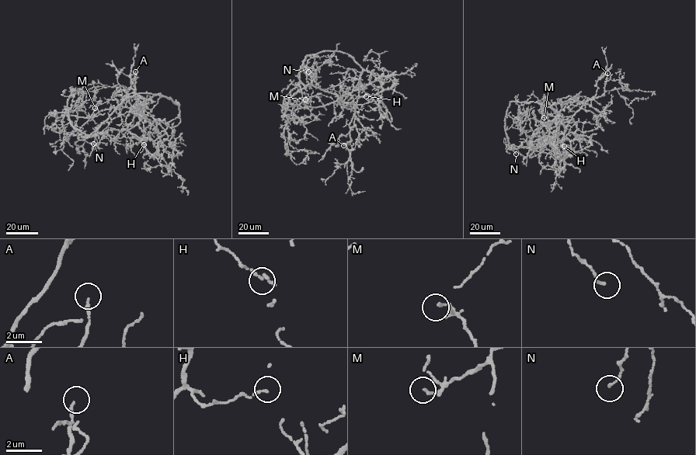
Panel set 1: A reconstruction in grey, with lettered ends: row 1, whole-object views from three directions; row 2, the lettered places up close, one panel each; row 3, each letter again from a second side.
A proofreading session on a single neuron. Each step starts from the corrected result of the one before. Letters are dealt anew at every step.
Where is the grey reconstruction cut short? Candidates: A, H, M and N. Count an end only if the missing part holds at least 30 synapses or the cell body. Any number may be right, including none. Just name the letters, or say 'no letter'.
A

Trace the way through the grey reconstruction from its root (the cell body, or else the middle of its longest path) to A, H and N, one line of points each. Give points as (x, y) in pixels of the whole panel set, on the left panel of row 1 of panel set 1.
A: (109, 130), (128, 130), (142, 116), (143, 107), (134, 95), (135, 71)
H: (109, 130), (128, 130), (144, 144)
N: (109, 130), (91, 137), (95, 136), (93, 144)

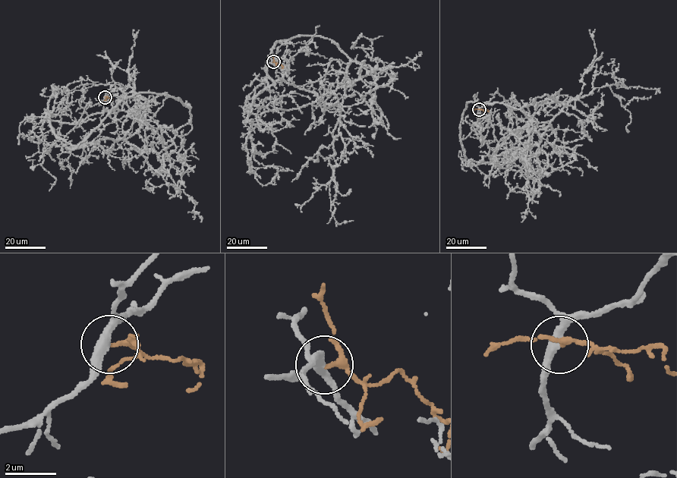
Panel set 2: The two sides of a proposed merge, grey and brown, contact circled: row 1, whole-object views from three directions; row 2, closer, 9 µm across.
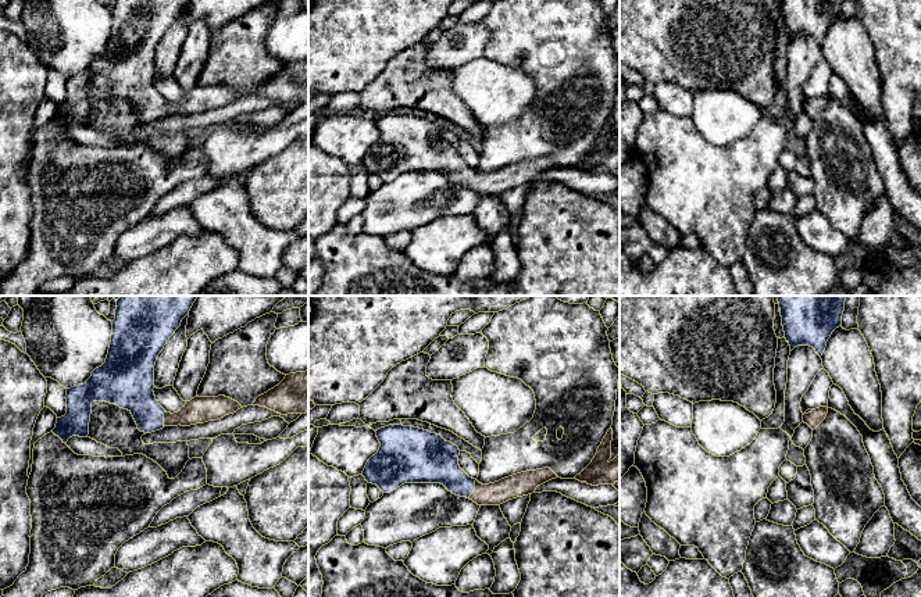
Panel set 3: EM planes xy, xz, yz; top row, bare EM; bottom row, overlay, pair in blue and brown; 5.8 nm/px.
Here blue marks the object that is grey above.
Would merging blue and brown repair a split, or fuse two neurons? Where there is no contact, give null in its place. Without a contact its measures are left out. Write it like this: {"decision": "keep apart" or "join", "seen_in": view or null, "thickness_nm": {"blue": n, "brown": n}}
{"decision": "join", "seen_in": "xz", "thickness_nm": {"blue": 220, "brown": 130}}

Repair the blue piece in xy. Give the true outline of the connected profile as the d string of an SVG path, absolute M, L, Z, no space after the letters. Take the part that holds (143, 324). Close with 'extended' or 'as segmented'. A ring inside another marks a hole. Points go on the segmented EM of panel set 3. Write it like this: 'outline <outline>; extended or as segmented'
outline M121 296L106 362L85 385L67 389L67 414L51 430L67 444L72 436L88 437L93 401L128 410L140 432L164 426L190 426L217 421L243 408L225 397L194 397L178 411L167 412L154 396L158 354L199 296Z; extended

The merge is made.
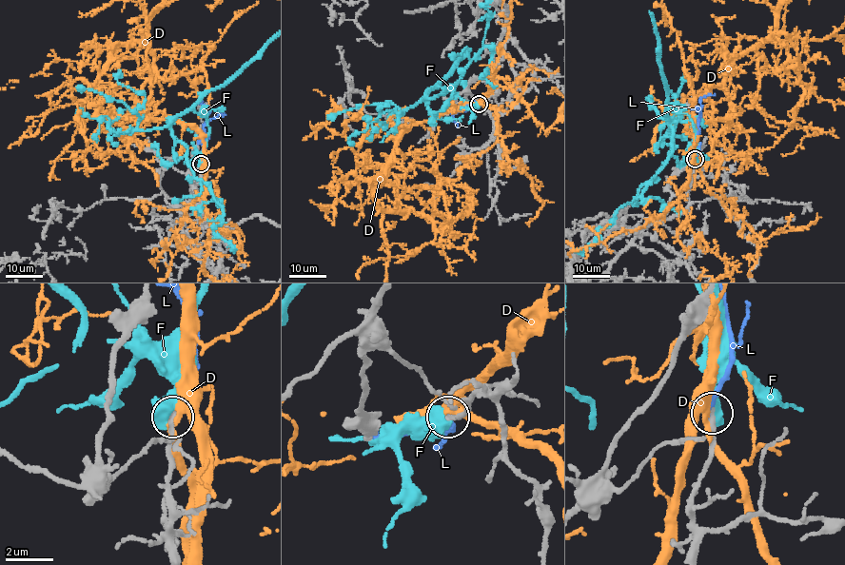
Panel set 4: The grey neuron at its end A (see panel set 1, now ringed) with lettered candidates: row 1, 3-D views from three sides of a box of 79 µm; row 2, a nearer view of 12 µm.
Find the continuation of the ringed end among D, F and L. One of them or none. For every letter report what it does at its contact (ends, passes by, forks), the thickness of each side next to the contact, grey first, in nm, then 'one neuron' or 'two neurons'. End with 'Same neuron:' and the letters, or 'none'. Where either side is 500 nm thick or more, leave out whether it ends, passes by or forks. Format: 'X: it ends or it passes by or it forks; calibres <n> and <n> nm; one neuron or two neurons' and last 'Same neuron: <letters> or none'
D: it passes by; calibres 160 and 320 nm; two neurons
F: calibres 110 and 500 nm; two neurons
L: it ends; calibres 110 and 160 nm; one neuron
Same neuron: L

